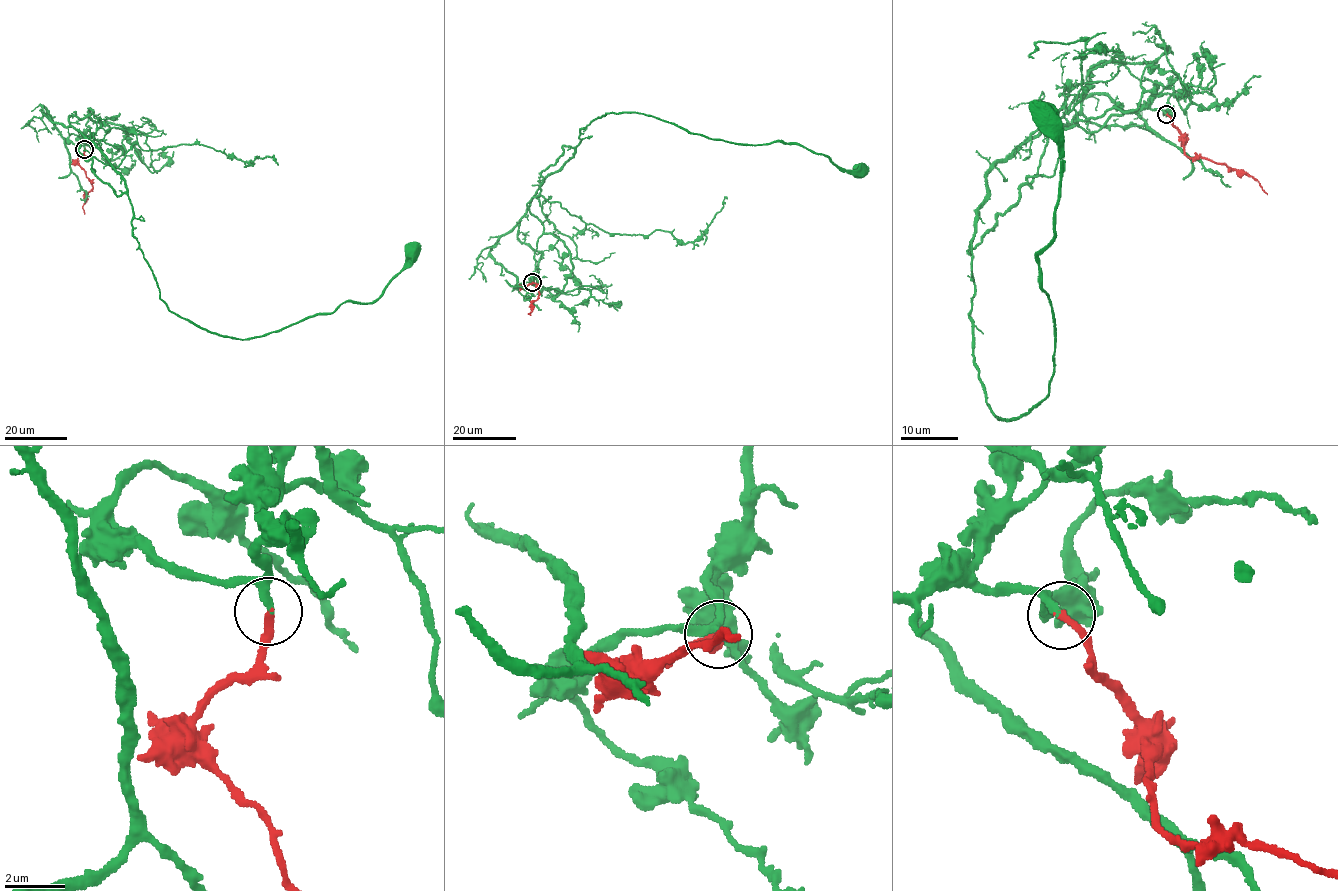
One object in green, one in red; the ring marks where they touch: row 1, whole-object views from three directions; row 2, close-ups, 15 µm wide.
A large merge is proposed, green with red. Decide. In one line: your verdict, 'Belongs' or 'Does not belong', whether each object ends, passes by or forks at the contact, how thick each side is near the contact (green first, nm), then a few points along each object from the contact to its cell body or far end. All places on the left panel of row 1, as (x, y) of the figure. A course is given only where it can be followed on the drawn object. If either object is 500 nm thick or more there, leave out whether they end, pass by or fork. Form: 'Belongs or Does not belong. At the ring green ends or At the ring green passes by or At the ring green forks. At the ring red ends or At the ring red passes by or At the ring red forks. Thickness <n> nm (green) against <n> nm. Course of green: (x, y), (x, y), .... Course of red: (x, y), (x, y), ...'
Belongs. At the ring green passes by. At the ring red ends. Thickness 200 nm (green) against 240 nm. Course of green: (85, 149), (94, 137), (78, 152), (128, 197), (160, 298), (222, 335), (264, 336), (373, 302), (413, 251). Course of red: (85, 149), (77, 164), (92, 188), (85, 195), (82, 206), (85, 214)

